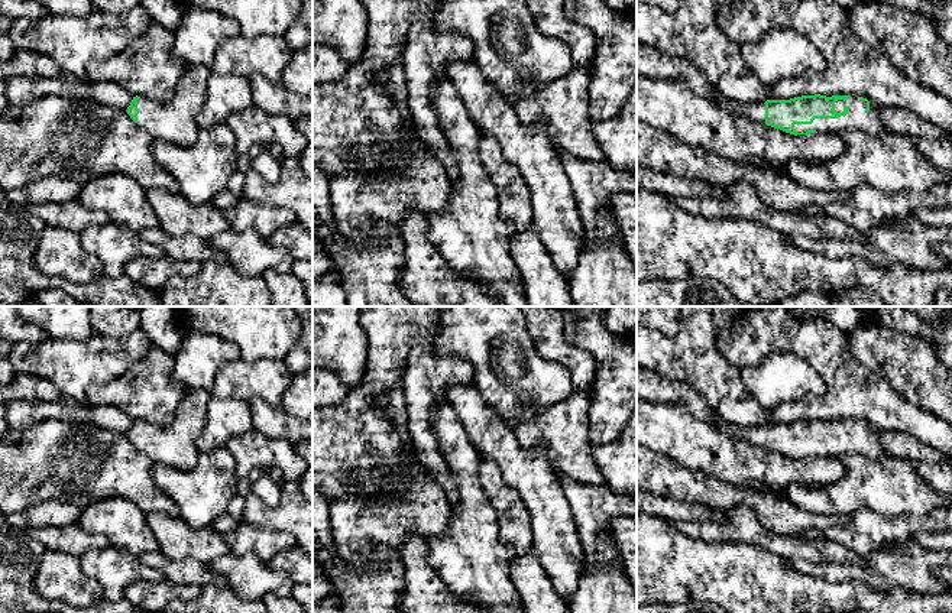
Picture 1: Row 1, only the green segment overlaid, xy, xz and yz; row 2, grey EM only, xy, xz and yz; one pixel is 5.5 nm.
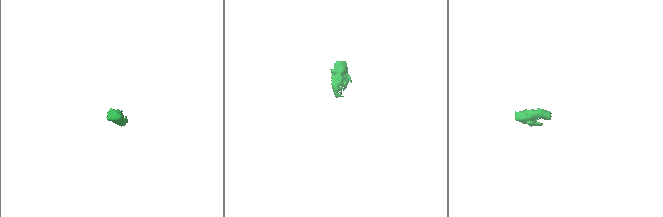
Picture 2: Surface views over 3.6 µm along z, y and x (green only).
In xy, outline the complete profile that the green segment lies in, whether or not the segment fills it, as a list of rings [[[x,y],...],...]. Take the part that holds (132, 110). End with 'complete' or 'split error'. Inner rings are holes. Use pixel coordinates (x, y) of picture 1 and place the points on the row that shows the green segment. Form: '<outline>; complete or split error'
[[[187,65],[168,103],[136,95],[126,111],[155,140],[188,147],[197,140],[195,117],[204,106],[210,74],[203,65]]]; split error

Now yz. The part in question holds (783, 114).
[[[637,40],[637,75],[660,80],[681,80],[697,95],[712,98],[729,111],[780,129],[790,134],[836,134],[859,130],[868,134],[885,132],[880,107],[862,97],[802,95],[790,100],[767,100],[749,104],[736,103],[719,94],[700,69],[683,58],[668,56],[660,49]]]; split error

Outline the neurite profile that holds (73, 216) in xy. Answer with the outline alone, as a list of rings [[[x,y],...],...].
[[[78,200],[61,202],[45,201],[32,204],[27,208],[42,218],[46,226],[65,228],[78,234],[90,226],[100,226],[110,221],[106,213],[85,208]]]

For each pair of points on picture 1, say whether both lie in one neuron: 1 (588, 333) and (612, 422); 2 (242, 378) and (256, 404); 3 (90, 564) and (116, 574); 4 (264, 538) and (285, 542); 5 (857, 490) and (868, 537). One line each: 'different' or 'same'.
1: same
2: different
3: same
4: same
5: different

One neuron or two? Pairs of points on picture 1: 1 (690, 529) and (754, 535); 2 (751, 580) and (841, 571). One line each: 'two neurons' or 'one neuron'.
1: one neuron
2: two neurons

